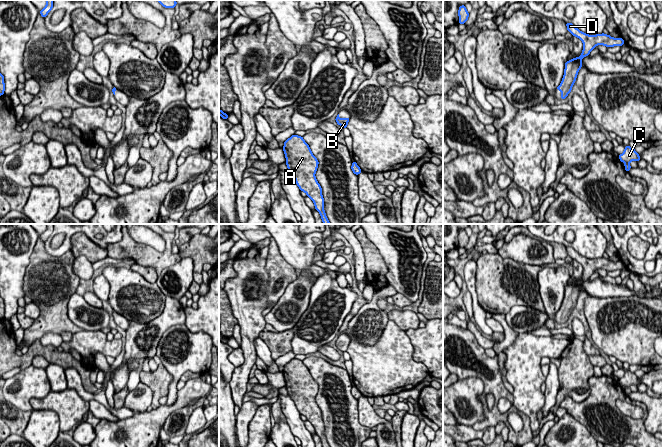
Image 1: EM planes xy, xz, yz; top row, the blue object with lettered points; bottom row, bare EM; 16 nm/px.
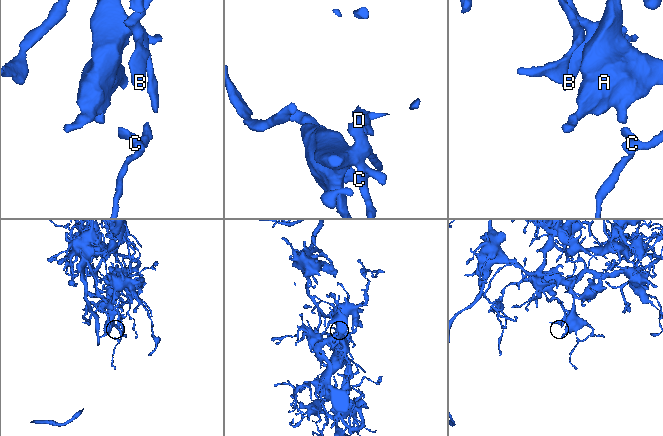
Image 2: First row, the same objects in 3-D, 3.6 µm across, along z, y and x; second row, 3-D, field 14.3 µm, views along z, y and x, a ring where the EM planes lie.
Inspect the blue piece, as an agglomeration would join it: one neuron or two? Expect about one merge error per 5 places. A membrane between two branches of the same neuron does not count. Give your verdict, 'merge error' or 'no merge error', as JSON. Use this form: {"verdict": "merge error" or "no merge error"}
{"verdict": "no merge error"}

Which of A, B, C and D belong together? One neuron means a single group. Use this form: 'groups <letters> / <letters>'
groups A B C D

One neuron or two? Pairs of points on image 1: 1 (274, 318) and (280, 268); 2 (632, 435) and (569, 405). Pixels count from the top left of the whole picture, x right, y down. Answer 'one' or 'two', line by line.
1: two
2: one

